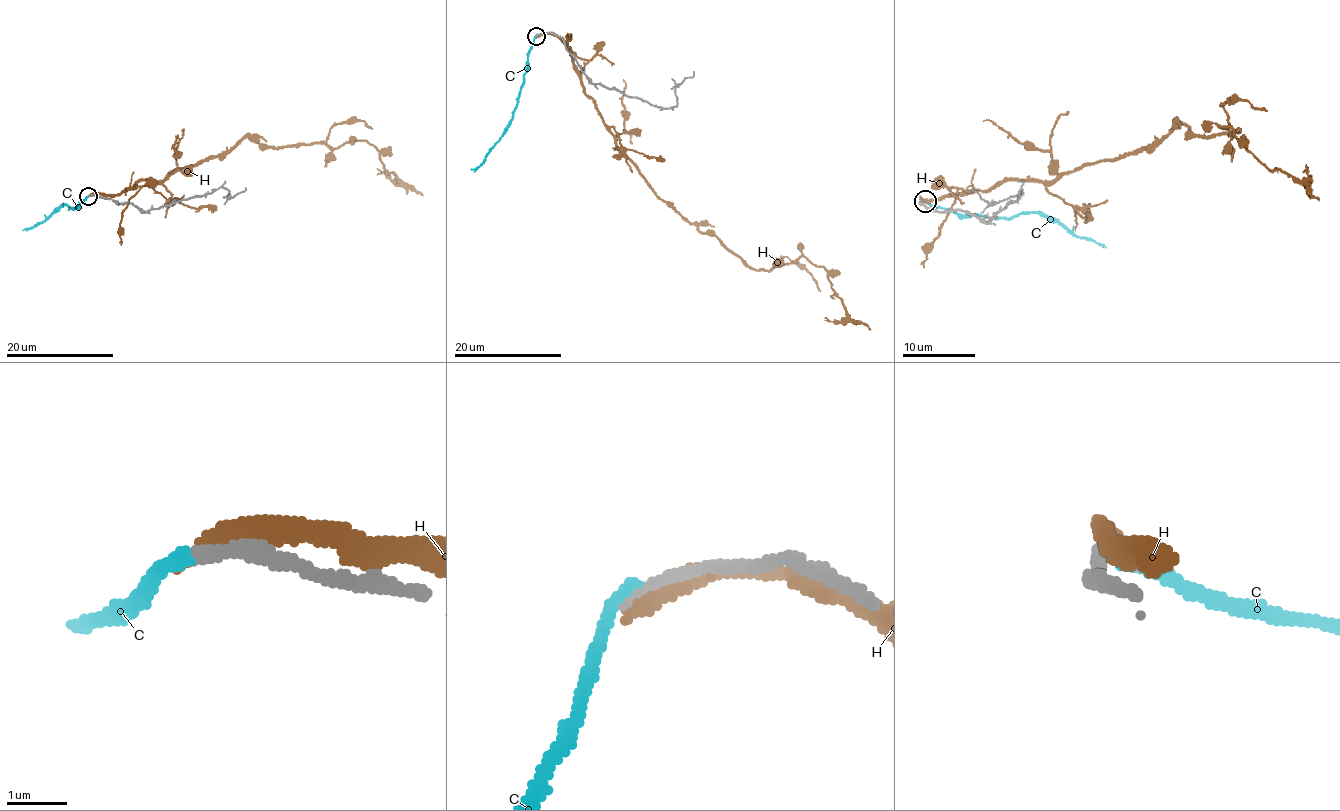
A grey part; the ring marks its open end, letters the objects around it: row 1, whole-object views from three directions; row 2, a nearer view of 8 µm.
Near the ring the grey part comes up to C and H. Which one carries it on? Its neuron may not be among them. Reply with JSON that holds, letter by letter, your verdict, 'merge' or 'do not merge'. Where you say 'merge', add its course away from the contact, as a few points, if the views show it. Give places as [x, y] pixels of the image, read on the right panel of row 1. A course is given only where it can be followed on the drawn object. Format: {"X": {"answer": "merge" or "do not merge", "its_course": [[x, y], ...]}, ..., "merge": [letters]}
{"C": {"answer": "do not merge"}, "H": {"answer": "do not merge"}, "merge": []}

